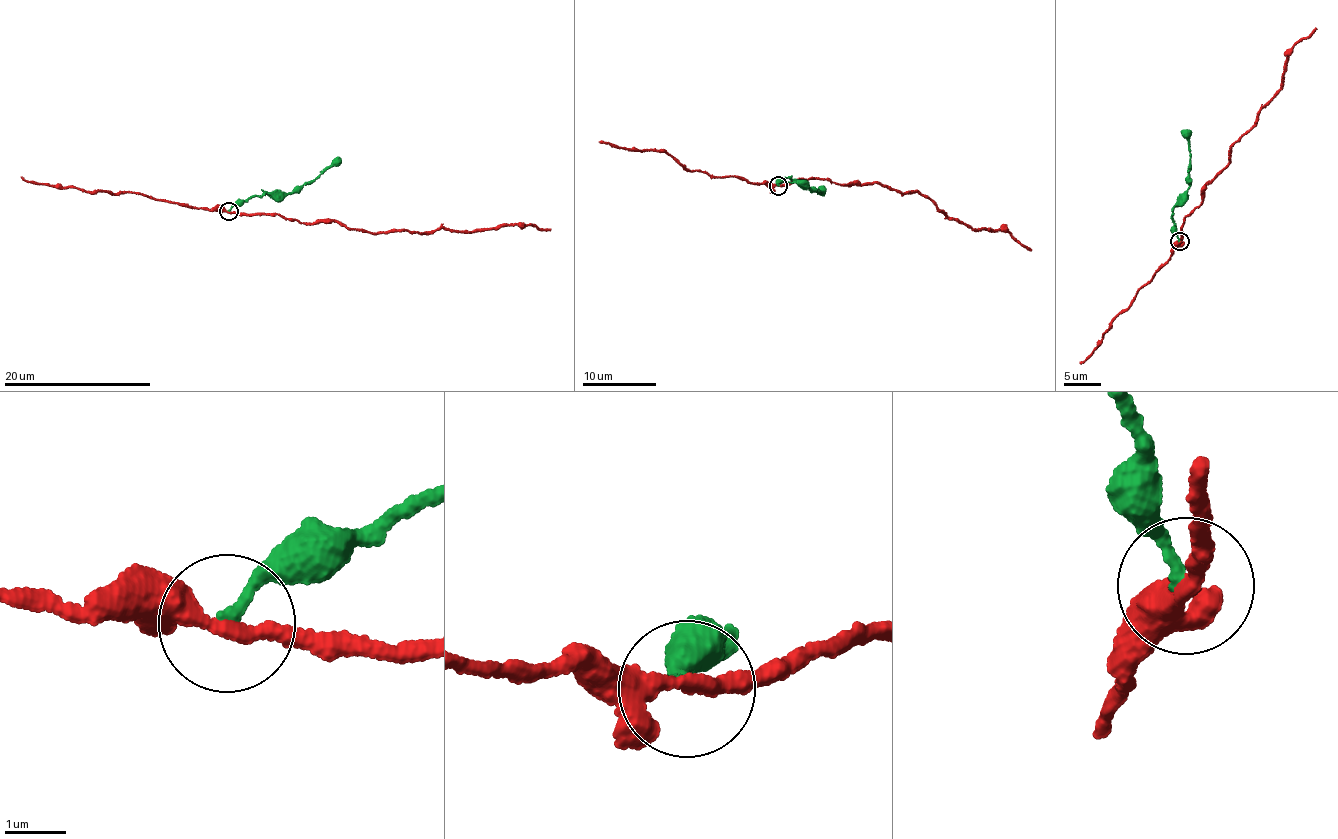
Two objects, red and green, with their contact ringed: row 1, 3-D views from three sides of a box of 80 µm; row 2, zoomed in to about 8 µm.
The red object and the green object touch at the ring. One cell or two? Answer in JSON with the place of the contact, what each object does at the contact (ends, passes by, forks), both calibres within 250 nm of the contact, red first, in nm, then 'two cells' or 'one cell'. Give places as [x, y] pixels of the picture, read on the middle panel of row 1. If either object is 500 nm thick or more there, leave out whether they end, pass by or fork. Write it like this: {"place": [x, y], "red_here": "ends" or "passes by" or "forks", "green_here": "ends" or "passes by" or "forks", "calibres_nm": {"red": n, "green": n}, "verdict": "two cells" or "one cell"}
{"place": [778, 186], "red_here": "passes by", "green_here": "ends", "calibres_nm": {"red": 280, "green": 180}, "verdict": "two cells"}

